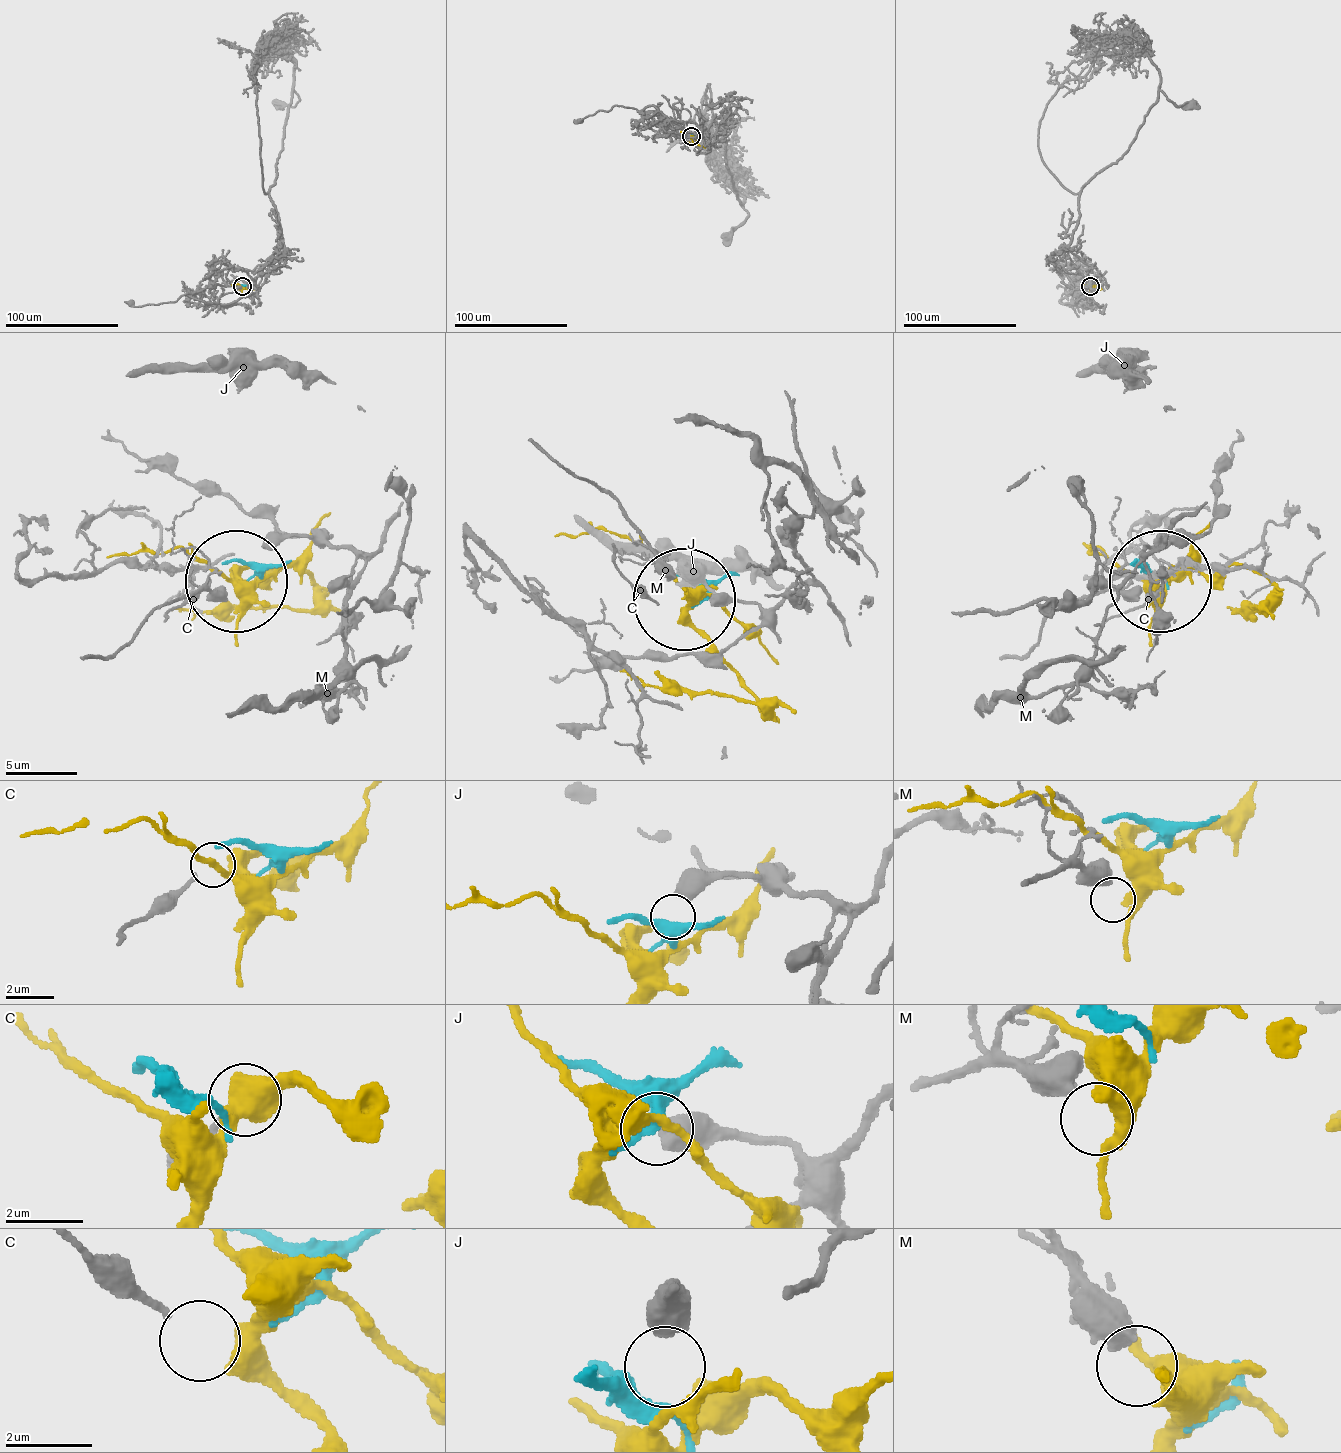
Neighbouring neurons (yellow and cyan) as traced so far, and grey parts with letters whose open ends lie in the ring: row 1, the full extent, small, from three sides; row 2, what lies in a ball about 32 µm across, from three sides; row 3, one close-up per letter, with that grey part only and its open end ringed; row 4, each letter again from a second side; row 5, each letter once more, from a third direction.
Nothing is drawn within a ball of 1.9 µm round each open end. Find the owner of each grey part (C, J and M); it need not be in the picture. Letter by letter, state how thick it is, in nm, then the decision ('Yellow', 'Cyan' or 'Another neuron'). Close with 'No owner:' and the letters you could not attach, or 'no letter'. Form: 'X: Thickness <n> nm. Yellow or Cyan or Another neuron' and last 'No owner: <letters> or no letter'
C: Thickness 150 nm. Yellow
J: Thickness 650 nm. Another neuron
M: Thickness 550 nm. Another neuron
No owner: J, M

